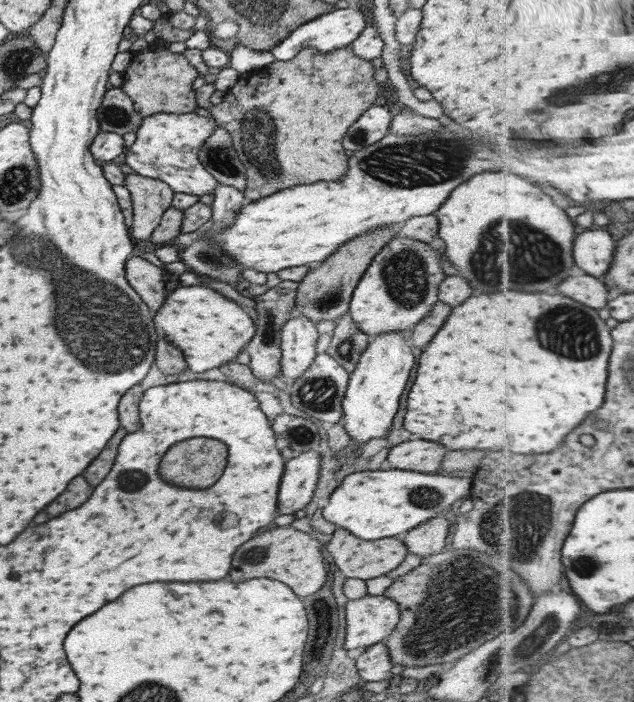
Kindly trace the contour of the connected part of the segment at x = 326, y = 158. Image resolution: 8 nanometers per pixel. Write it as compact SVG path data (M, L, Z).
M350 45L322 53L300 50L291 60L273 61L268 67L256 71L240 72L237 82L224 92L222 101L209 108L210 116L231 137L237 156L245 169L242 190L246 202L271 196L295 185L308 185L317 181L336 181L347 170L348 156L341 148L345 130L357 120L357 116L370 106L381 102L378 90L381 85L373 79L374 69L370 60L353 54Z

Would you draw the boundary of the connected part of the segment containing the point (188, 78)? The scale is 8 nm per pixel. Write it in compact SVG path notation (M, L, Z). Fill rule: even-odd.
M154 40L143 54L132 54L128 67L122 72L120 89L132 100L133 108L143 117L166 112L173 114L191 113L197 107L191 82L197 71L191 67L181 53L171 53L162 43Z

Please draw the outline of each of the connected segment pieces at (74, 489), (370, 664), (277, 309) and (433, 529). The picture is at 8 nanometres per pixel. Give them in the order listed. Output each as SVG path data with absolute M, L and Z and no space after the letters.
M77 476L77 478L73 478L73 480L67 484L65 492L61 492L61 496L57 496L57 500L53 500L51 504L47 504L47 506L33 518L33 522L35 522L35 524L41 524L41 522L47 522L47 520L51 520L53 516L57 516L57 514L61 514L61 512L65 512L65 510L69 510L69 508L77 508L79 504L83 504L83 502L89 498L89 494L91 494L91 486L89 486L81 476Z
M384 640L365 648L355 661L360 682L391 681L392 665Z
M283 280L271 287L265 293L255 296L255 306L251 313L254 318L254 335L247 343L246 351L249 355L248 367L251 374L261 381L270 381L280 374L280 332L294 309L294 298L298 282Z
M443 514L435 515L423 524L419 524L417 528L411 528L401 540L408 553L422 557L433 555L441 552L449 526Z

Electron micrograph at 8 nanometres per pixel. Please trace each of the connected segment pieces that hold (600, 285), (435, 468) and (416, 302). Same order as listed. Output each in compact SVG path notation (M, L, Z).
M573 274L565 284L559 284L559 292L591 308L605 308L609 302L609 288L603 279L590 274Z
M409 440L391 447L385 461L391 469L435 473L440 471L439 464L443 454L445 448L441 448L441 444L433 444L425 440Z
M407 237L391 239L382 246L357 281L348 302L348 312L357 328L370 337L391 331L411 330L412 326L437 302L437 286L446 277L439 267L439 257L439 254L427 243Z

